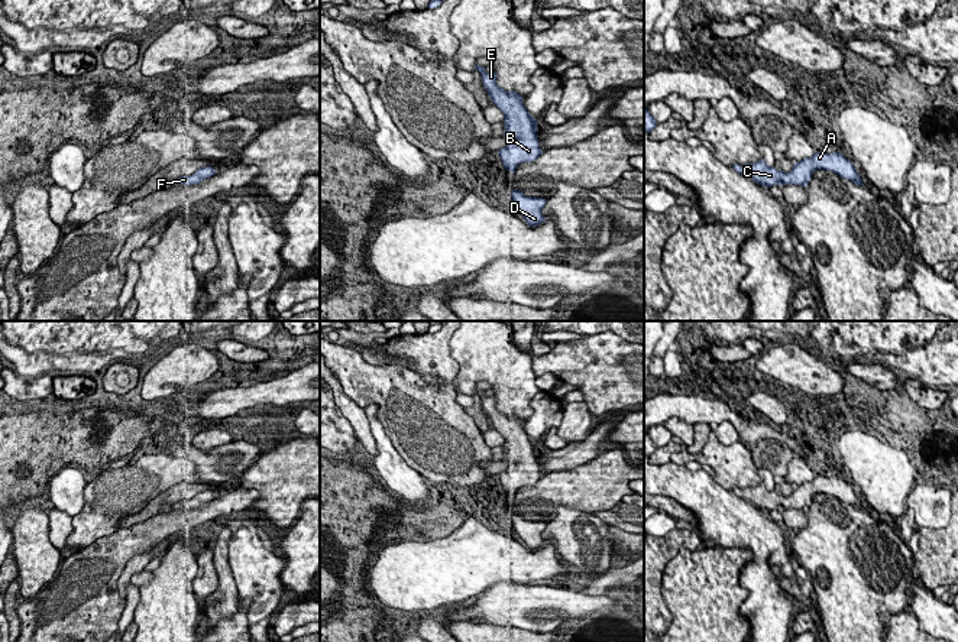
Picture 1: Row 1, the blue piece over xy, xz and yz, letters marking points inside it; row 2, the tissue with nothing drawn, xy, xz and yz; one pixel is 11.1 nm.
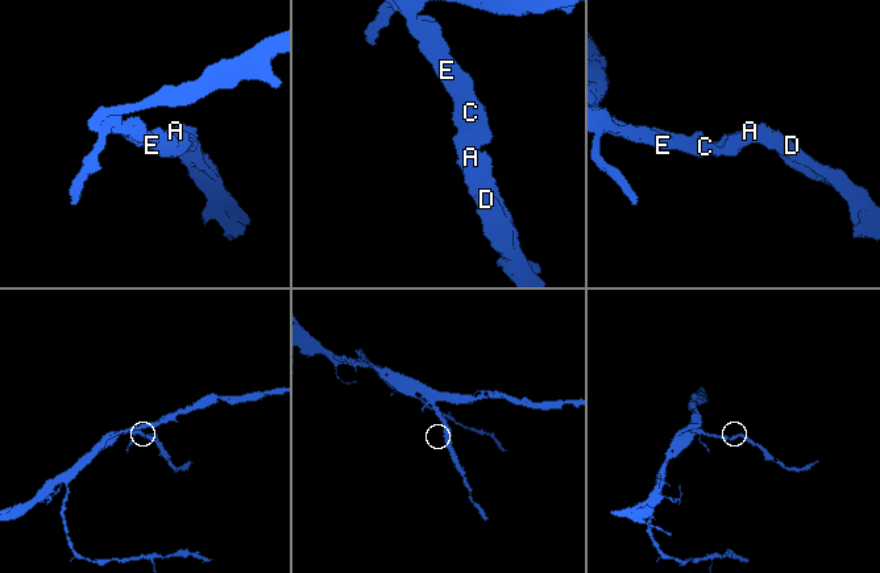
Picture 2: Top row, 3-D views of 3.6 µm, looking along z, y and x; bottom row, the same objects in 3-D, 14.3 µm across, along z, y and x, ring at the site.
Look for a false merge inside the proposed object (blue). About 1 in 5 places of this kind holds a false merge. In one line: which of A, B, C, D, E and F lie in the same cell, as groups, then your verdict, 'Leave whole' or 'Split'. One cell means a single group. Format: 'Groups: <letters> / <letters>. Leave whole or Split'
Groups: A B C D E F. Leave whole

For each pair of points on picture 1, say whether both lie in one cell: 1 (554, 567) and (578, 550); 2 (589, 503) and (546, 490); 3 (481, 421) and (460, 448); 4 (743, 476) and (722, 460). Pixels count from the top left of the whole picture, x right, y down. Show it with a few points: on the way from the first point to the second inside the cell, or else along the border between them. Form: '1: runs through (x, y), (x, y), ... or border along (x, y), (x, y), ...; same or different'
1: border along (559, 557), (575, 570), (576, 576); different
2: runs through (579, 493), (576, 490), (556, 490); same
3: border along (469, 415), (482, 434); different
4: runs through (738, 472), (727, 461); same

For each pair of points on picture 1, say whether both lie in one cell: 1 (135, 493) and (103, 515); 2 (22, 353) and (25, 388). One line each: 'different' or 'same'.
1: same
2: different

